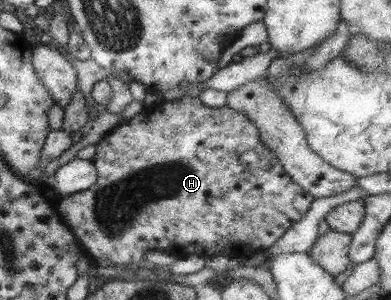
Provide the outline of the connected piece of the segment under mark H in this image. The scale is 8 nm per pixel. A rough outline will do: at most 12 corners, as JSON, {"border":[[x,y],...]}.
{"border":[[162,101],[54,204],[102,265],[266,252],[313,196],[240,111]]}

